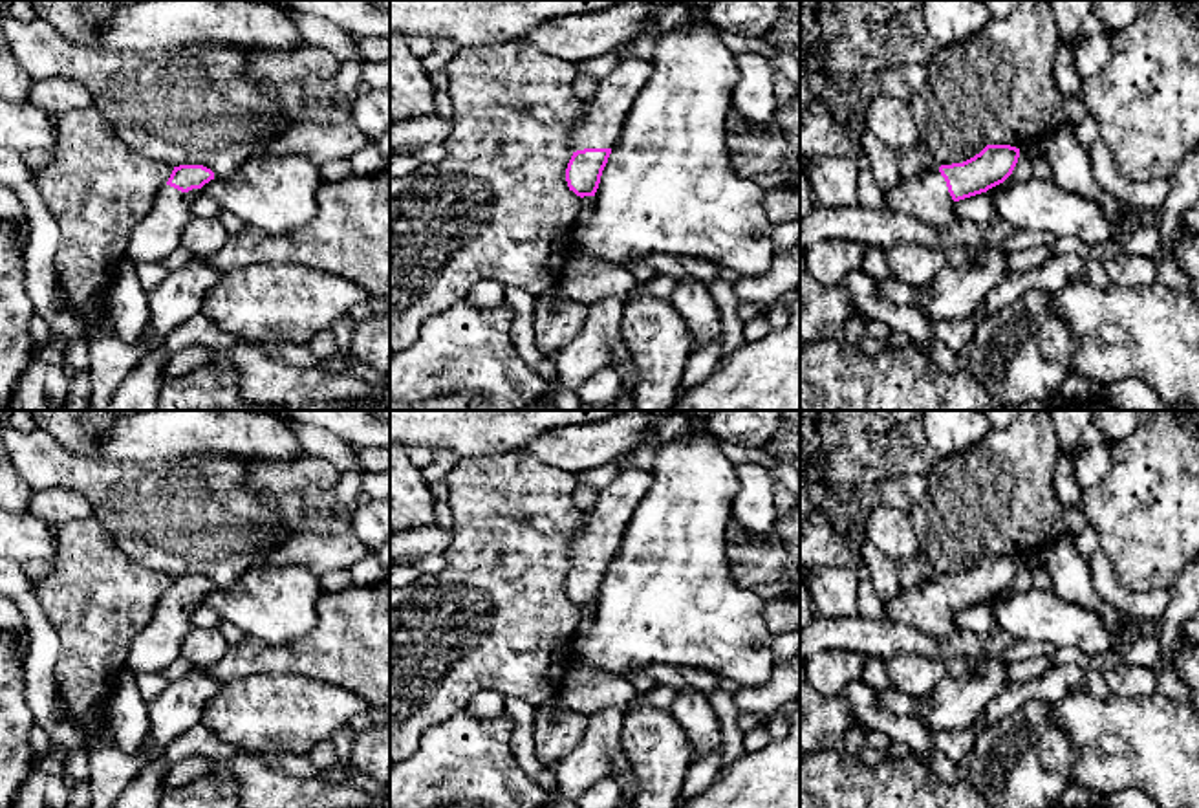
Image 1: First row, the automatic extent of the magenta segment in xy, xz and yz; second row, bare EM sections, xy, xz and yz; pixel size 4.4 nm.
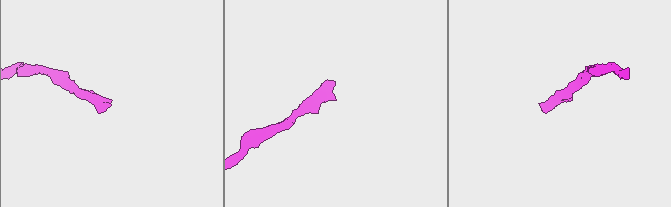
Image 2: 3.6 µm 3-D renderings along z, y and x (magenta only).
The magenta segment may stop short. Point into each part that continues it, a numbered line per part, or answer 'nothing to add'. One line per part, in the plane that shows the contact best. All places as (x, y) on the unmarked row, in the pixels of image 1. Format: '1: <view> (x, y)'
1: xz (601, 537)

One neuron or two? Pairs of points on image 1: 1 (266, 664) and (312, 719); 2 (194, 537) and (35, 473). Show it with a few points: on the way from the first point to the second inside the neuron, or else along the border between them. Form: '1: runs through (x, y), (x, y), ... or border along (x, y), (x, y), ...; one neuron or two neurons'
1: border along (313, 676), (260, 673), (229, 682); two neurons
2: runs through (154, 512), (96, 479), (75, 473); one neuron

